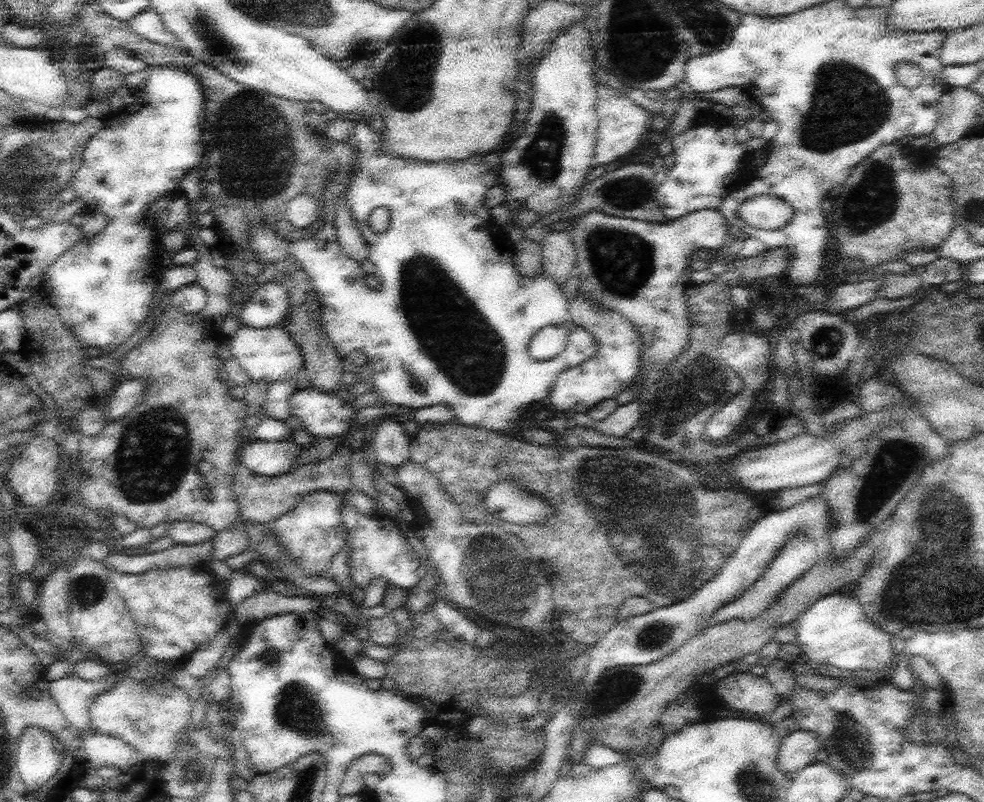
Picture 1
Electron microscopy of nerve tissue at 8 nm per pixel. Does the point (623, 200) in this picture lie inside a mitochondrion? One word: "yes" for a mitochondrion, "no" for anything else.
yes

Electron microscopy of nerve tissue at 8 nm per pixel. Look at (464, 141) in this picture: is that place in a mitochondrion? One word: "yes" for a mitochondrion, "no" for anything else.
no

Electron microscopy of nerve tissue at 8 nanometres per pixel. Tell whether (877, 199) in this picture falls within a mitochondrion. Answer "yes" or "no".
yes

